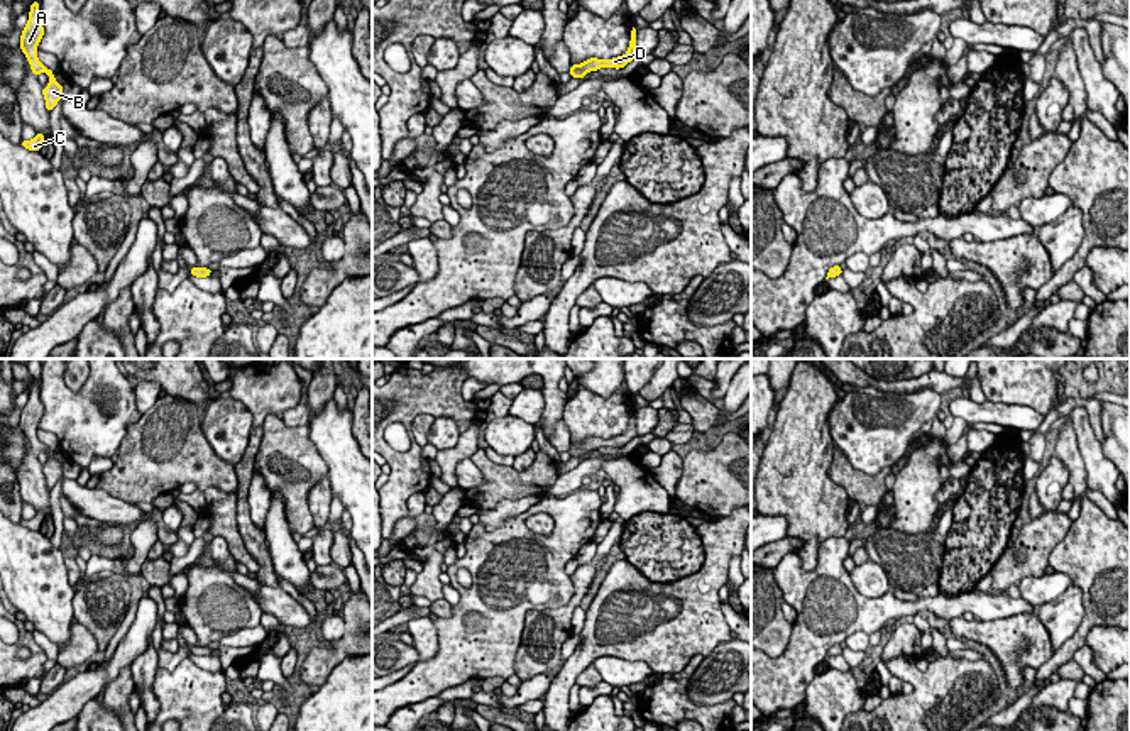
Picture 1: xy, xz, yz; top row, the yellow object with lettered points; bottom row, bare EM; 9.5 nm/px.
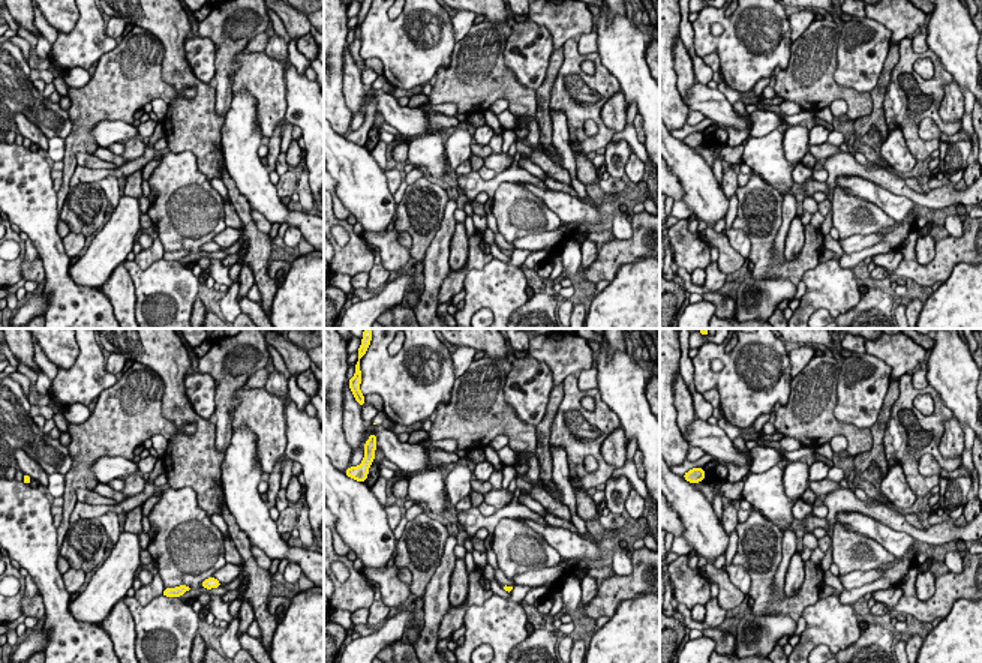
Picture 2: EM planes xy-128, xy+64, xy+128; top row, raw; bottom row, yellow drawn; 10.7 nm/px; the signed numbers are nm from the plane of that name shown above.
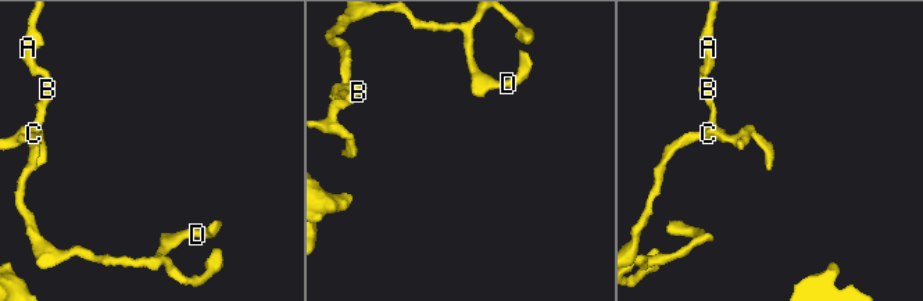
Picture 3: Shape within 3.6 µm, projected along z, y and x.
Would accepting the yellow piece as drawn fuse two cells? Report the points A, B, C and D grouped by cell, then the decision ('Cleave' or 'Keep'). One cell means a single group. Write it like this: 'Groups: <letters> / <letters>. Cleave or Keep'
Groups: A B C D. Keep

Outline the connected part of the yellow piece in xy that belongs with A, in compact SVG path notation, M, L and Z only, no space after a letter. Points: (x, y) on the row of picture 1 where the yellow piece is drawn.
M37 0L32 2L30 5L30 14L25 27L22 29L20 36L20 51L25 54L30 71L37 76L41 73L49 74L49 85L42 88L42 95L46 100L46 110L51 112L58 102L63 98L63 85L54 80L54 74L49 68L46 68L39 59L37 59L37 46L44 36L44 25L39 20L39 8L41 3Z

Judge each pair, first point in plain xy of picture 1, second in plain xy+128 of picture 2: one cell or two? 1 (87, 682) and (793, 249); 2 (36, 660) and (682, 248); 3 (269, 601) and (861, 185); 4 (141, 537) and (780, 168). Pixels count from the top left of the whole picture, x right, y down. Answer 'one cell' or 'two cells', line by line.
1: two cells
2: one cell
3: one cell
4: two cells

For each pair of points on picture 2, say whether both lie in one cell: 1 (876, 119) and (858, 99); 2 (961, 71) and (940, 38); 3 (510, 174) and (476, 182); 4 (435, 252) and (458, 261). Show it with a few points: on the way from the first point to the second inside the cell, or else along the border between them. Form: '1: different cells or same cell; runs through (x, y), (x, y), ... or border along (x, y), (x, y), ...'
1: different cells; border along (871, 93), (871, 111), (868, 114)
2: same cell; runs through (961, 63), (948, 45)
3: same cell; runs through (501, 177), (492, 185), (485, 185)
4: different cells; border along (456, 224), (449, 246), (449, 269)

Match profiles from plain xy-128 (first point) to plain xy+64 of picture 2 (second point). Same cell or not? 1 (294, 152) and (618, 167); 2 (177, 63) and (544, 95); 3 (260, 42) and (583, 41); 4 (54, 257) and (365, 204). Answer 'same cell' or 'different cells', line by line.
1: different cells
2: different cells
3: same cell
4: same cell

